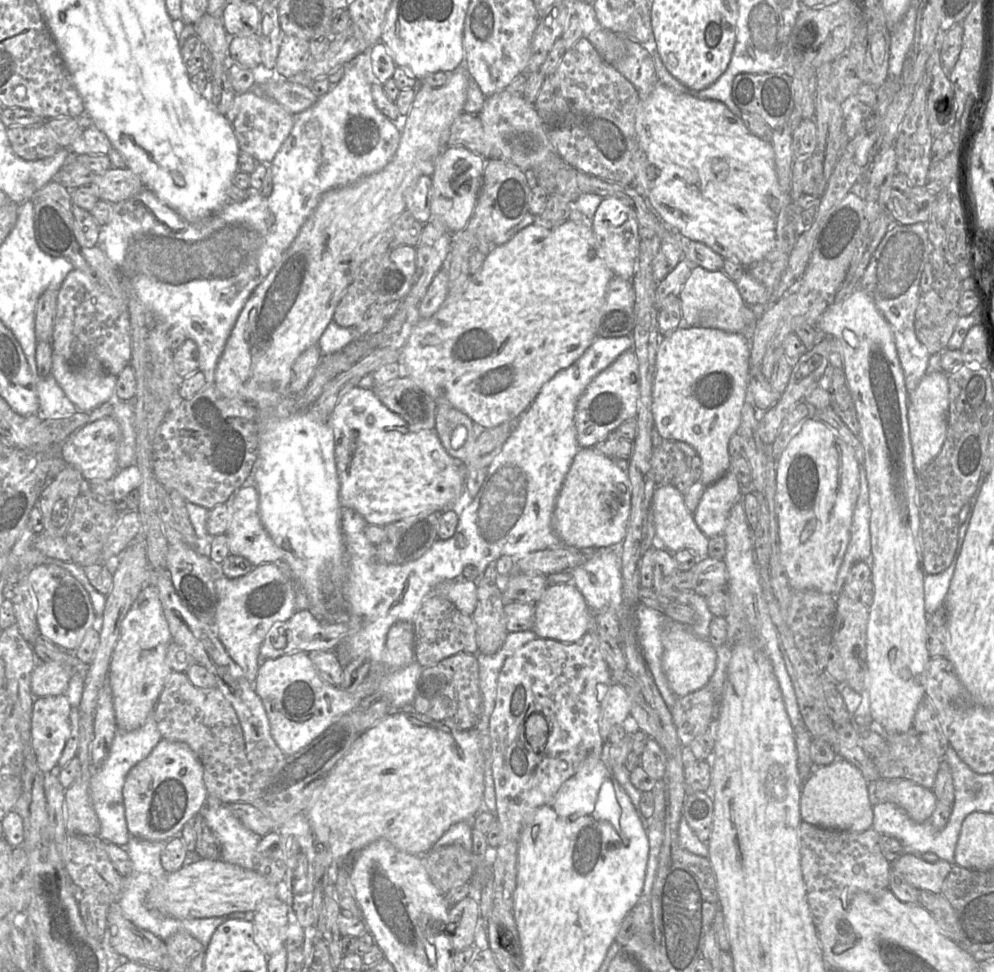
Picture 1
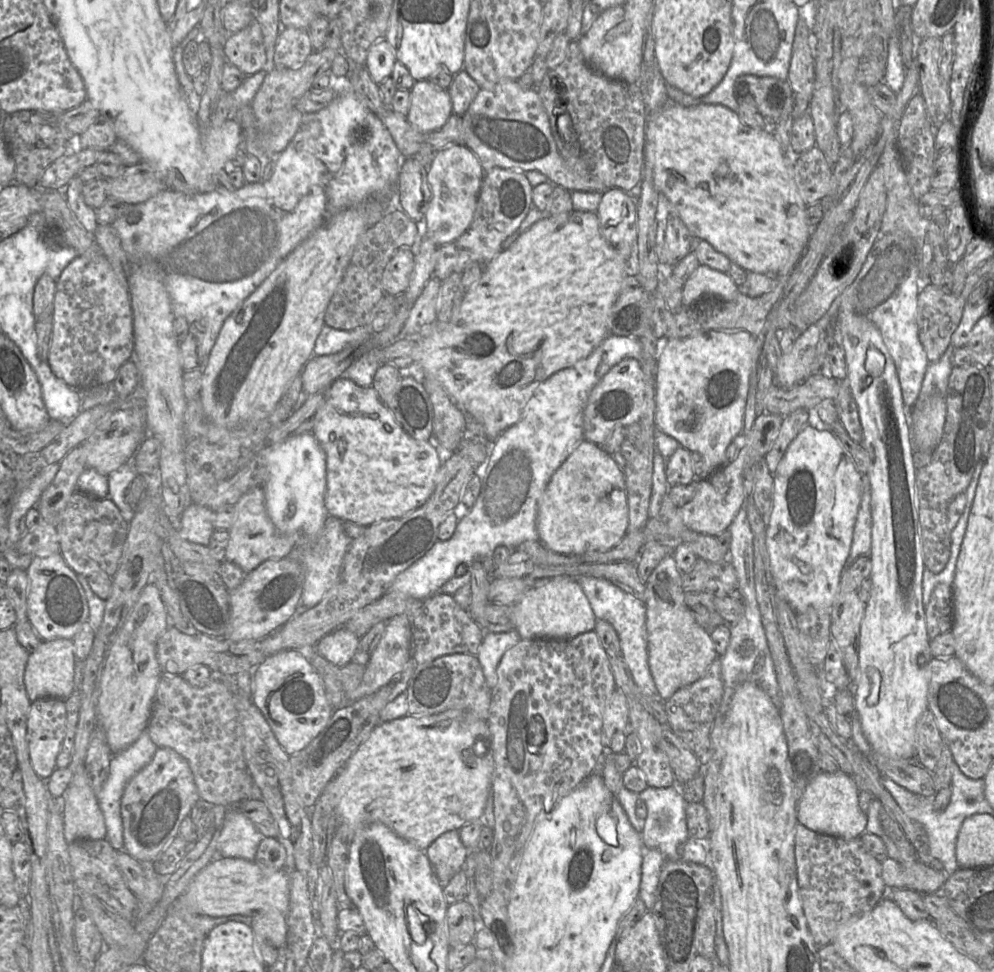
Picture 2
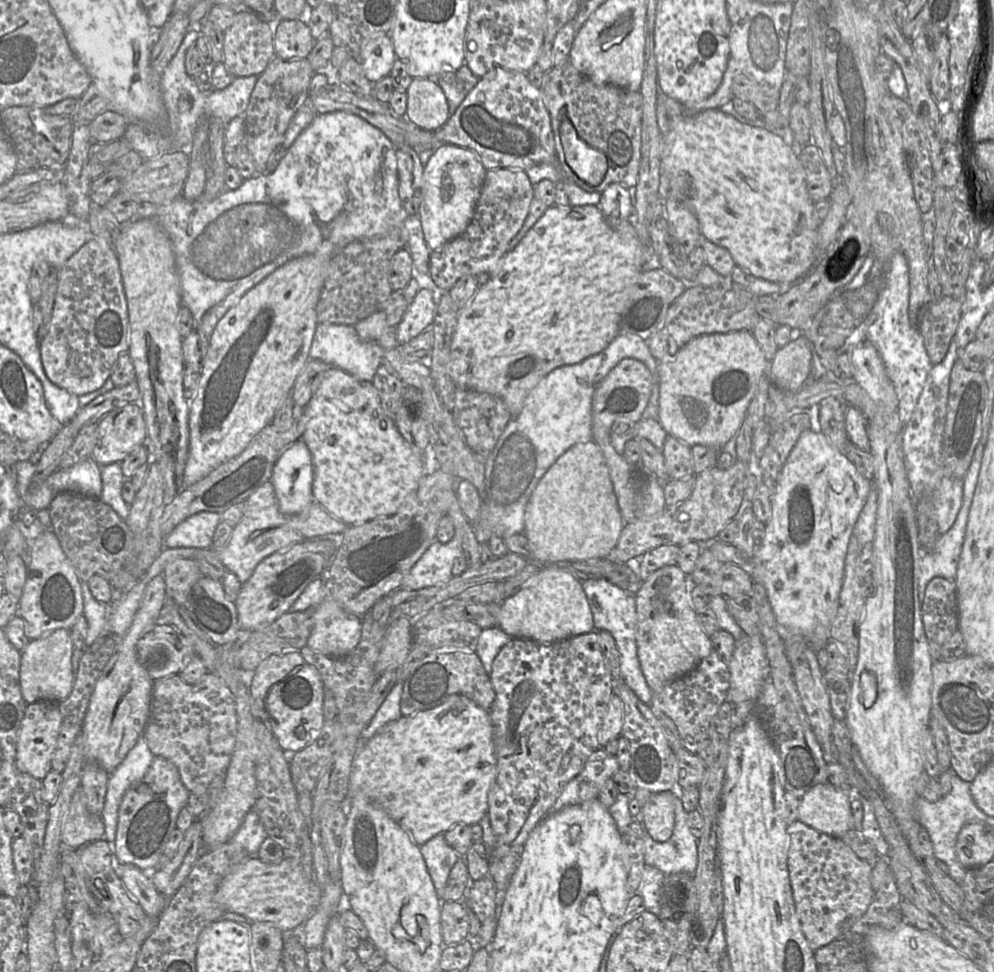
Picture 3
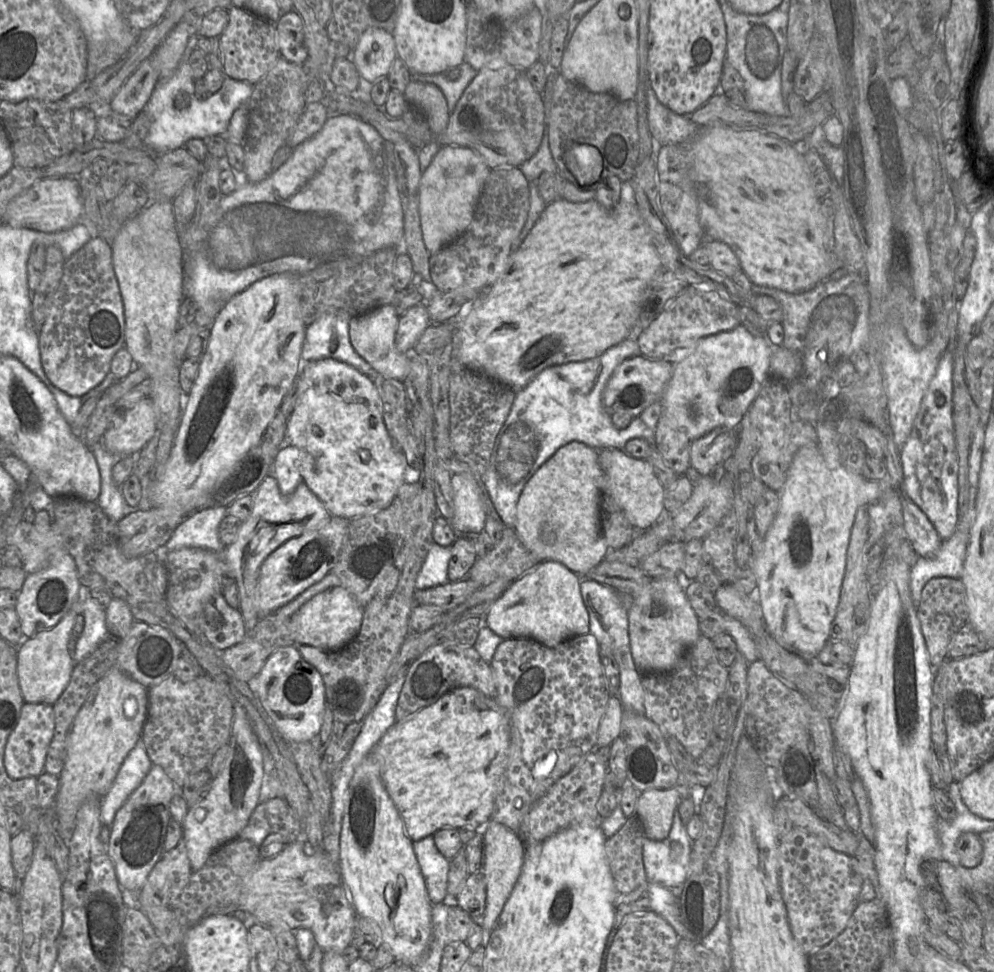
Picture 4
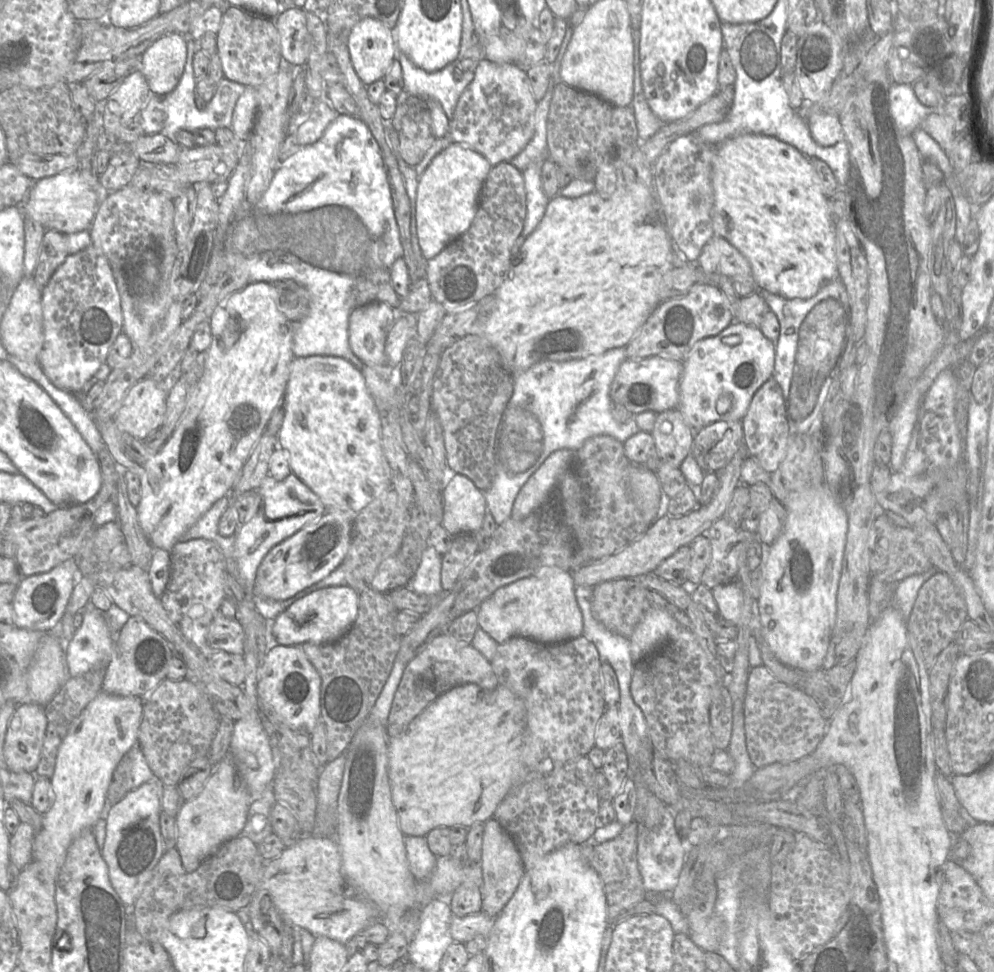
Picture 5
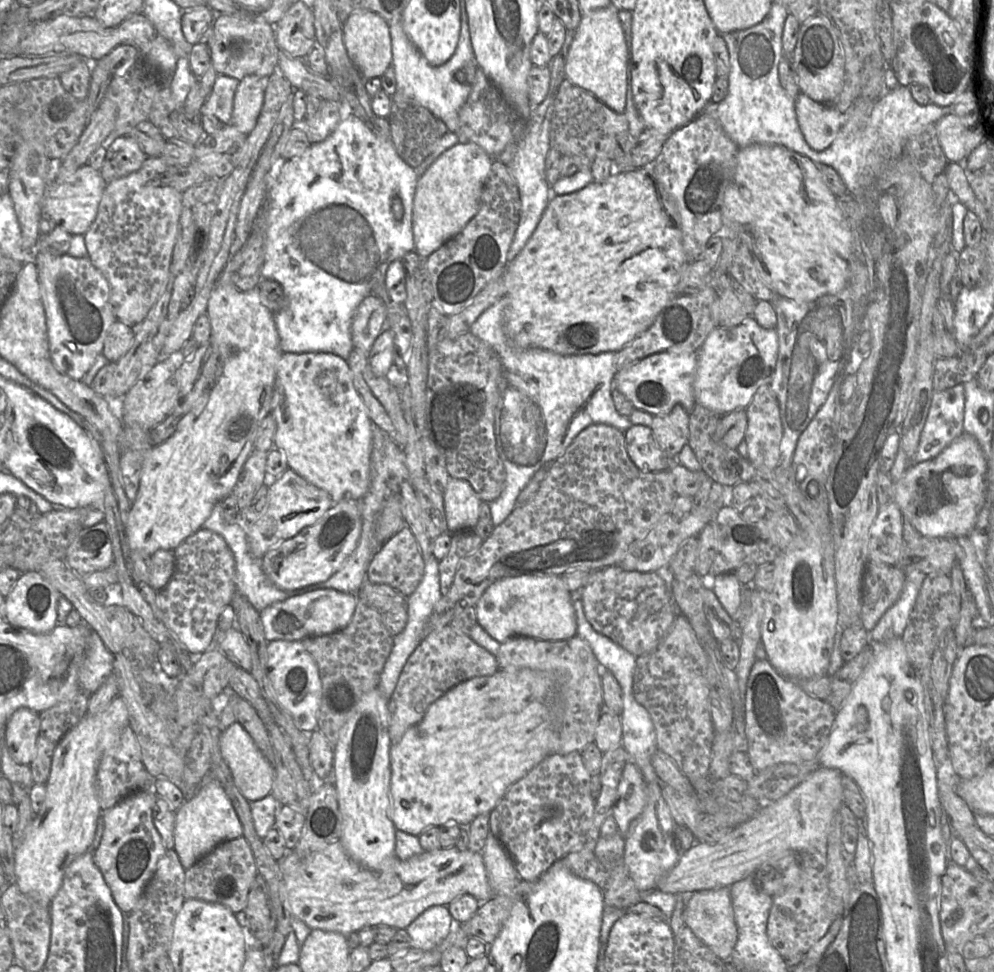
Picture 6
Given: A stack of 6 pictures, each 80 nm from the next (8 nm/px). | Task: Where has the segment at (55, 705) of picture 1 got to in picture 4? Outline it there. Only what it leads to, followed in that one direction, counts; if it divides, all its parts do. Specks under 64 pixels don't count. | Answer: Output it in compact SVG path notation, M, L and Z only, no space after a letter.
M24 703L18 722L10 733L4 751L4 767L12 779L37 778L44 772L44 764L55 727L52 705Z

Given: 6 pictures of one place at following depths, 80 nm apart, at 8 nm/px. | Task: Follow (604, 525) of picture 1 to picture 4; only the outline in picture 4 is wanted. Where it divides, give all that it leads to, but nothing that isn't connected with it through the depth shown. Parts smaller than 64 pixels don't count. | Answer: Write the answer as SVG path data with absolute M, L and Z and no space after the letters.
M572 441L560 447L526 483L517 502L514 529L540 562L553 561L585 576L609 551L601 528L603 470L599 450Z

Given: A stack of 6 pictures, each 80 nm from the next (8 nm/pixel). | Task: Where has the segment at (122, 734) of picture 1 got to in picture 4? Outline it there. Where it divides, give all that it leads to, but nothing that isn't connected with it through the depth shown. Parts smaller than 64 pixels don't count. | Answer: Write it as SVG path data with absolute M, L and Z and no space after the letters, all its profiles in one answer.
M140 738L124 759L110 789L101 799L102 825L110 829L116 812L142 783L152 765Z

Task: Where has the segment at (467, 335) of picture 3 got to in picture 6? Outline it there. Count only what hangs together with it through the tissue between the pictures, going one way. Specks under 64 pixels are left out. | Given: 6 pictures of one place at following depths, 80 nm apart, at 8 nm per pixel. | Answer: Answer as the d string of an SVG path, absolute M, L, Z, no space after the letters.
M651 167L615 173L602 183L592 182L574 193L552 195L535 231L517 257L508 264L503 276L508 300L504 319L506 335L510 342L520 349L537 348L560 355L618 352L652 324L669 300L675 296L684 296L676 295L676 287L689 261L683 248L676 205L656 182Z

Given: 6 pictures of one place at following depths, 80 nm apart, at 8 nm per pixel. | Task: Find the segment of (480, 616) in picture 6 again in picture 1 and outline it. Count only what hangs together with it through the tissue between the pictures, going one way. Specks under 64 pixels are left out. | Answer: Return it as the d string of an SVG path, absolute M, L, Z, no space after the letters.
M573 583L549 585L534 607L535 622L532 631L538 638L573 643L592 629L592 611L582 593Z

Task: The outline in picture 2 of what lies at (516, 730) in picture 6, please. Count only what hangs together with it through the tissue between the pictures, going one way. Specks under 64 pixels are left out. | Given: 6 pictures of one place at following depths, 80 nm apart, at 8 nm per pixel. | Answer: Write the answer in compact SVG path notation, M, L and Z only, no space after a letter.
M448 710L433 715L405 715L401 718L378 723L365 741L355 750L345 765L336 773L318 799L319 806L327 816L336 821L335 836L345 837L349 844L352 835L361 827L381 823L393 830L397 835L424 851L442 834L459 830L470 822L479 820L484 813L487 799L491 793L494 768L493 745L488 720L481 720L472 714L460 710Z

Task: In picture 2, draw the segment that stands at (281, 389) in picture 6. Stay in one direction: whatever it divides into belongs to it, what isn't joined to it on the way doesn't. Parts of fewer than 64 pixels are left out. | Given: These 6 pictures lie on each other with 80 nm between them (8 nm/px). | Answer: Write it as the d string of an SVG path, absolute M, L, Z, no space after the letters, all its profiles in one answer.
M345 377L334 380L325 391L325 399L315 415L315 423L311 433L321 446L326 457L325 508L331 517L338 518L343 522L352 522L368 527L379 521L400 518L419 508L428 500L435 489L435 476L441 466L441 459L432 437L429 441L418 441L410 437L396 421L389 408L380 400L372 386L361 387Z

